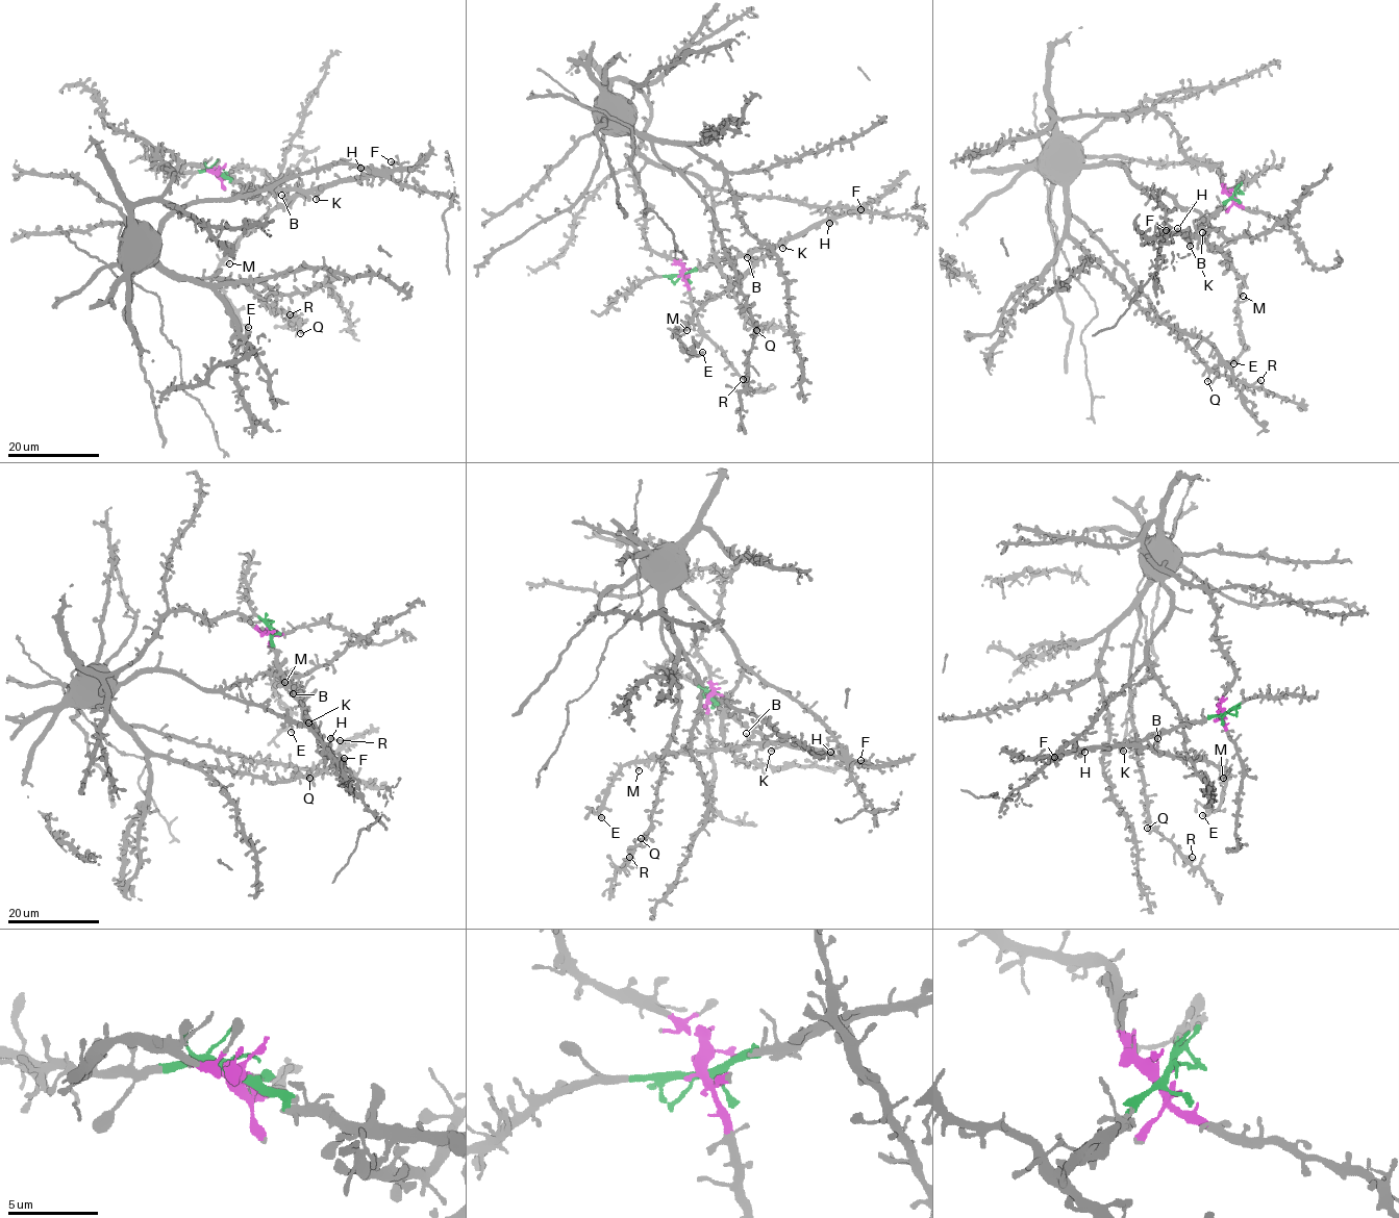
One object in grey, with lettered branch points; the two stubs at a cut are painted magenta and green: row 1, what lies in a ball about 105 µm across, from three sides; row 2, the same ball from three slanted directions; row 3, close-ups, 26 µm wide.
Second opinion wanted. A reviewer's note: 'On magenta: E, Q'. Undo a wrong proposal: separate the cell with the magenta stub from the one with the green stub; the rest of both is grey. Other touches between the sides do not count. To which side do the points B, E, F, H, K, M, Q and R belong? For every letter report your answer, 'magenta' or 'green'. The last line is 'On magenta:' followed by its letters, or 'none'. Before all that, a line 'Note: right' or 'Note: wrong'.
Note: wrong
B: green
E: green
F: green
H: green
K: green
M: green
Q: magenta
R: magenta
On magenta: Q, R

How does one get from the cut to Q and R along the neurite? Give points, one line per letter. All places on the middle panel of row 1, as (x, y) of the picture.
Q: (681, 275), (647, 242), (631, 170), (650, 104), (614, 80), (632, 127), (710, 213), (756, 330)
R: (681, 275), (647, 242), (631, 170), (650, 104), (614, 80), (632, 127), (714, 219), (752, 316), (743, 379)

